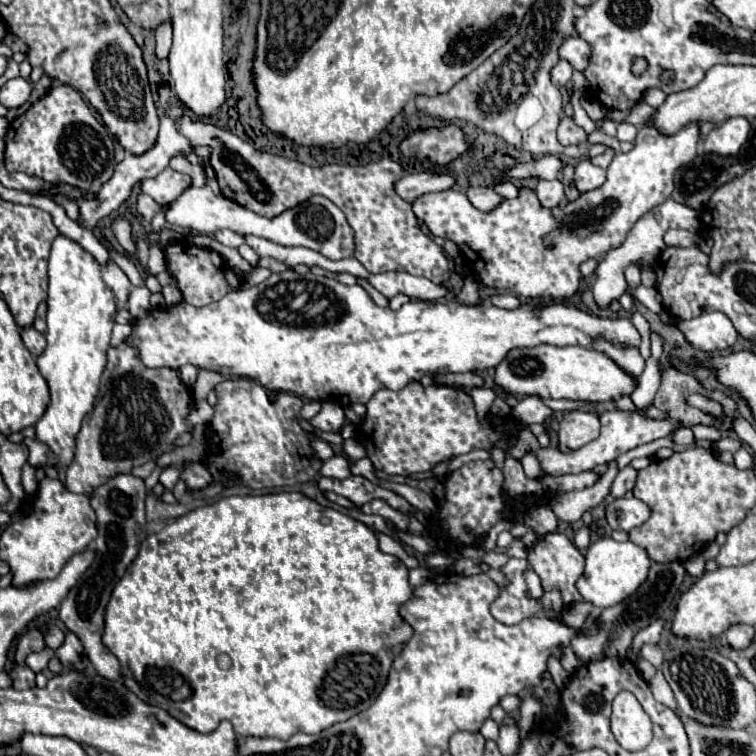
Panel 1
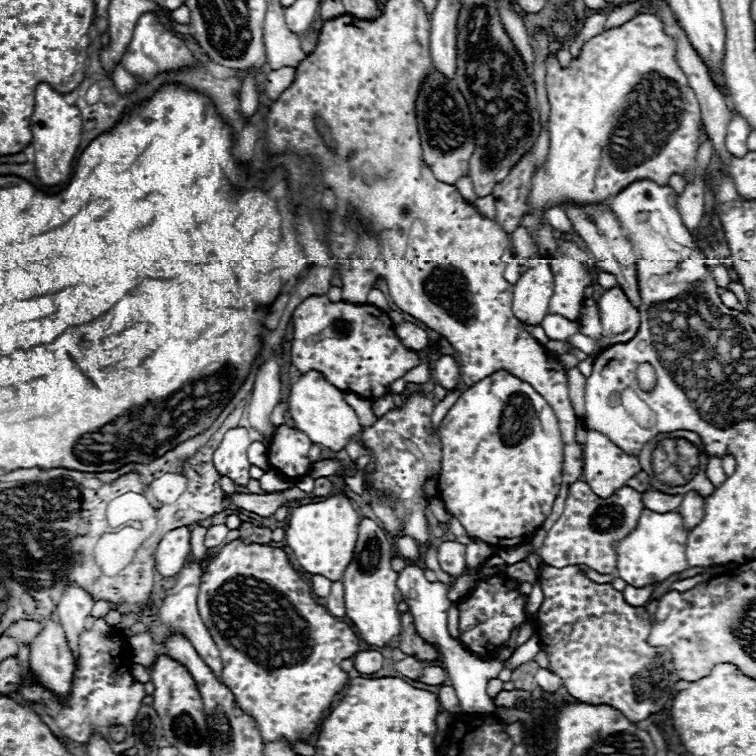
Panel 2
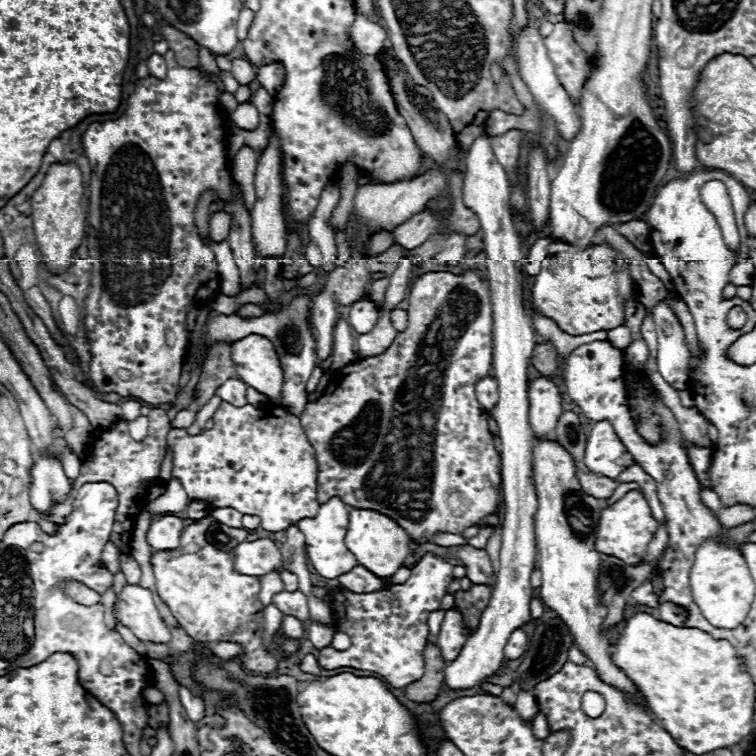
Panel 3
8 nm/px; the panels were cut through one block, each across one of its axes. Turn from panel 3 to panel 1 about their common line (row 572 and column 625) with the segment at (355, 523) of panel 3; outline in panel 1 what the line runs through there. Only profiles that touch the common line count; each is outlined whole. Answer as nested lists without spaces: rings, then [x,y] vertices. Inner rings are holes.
[[[538,344],[536,348],[514,348],[494,370],[494,384],[512,396],[540,396],[540,398],[568,398],[608,402],[636,388],[632,376],[622,372],[606,354],[584,346],[550,346]]]

